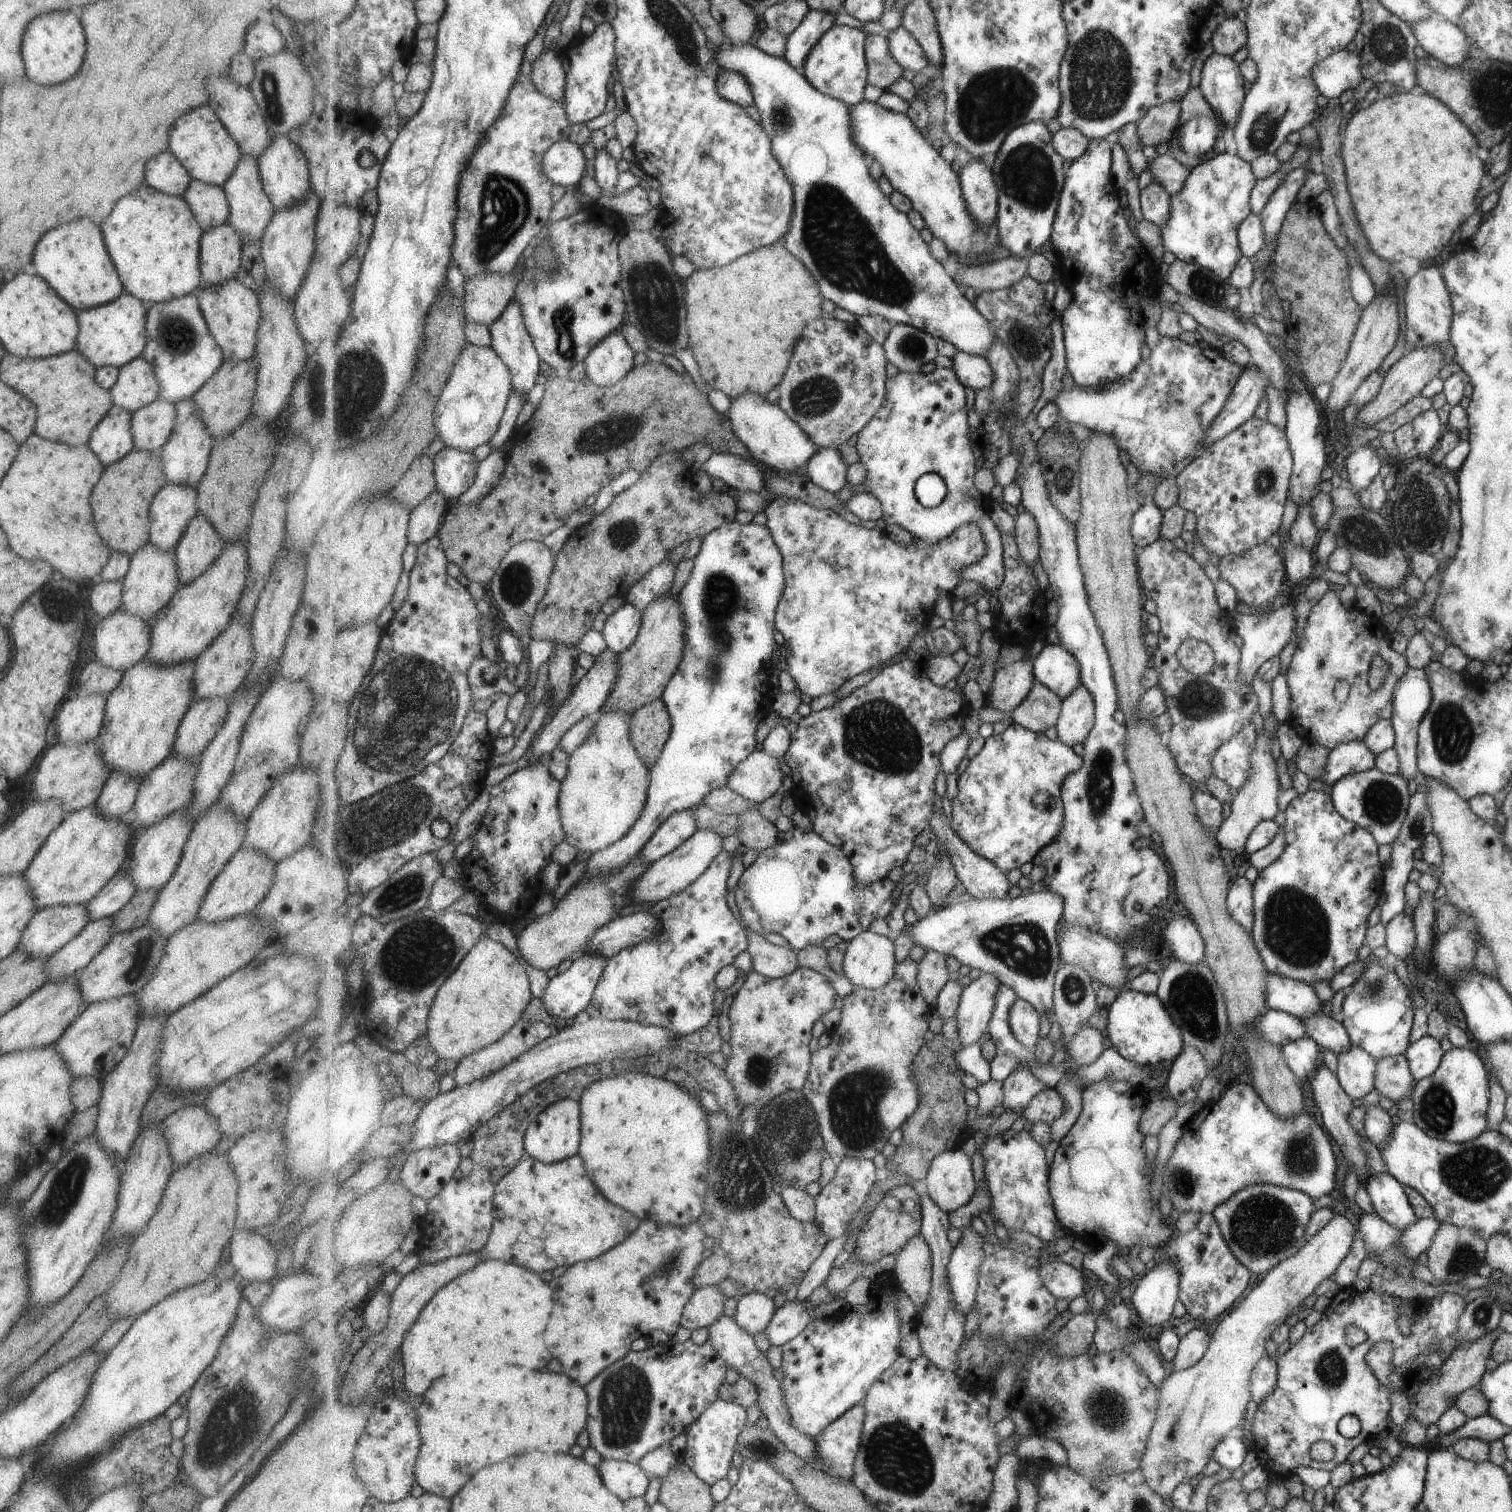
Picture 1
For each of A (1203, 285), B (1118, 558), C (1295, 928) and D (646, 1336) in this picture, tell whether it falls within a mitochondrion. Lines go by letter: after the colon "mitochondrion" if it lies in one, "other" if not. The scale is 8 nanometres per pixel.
A: mitochondrion
B: other
C: mitochondrion
D: other

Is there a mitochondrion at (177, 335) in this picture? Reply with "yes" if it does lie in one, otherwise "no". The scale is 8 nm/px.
yes

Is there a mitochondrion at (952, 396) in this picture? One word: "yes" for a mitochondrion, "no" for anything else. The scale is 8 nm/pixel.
no

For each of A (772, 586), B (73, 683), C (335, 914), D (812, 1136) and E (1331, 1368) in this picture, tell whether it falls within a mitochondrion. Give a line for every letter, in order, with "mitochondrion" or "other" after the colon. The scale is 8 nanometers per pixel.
A: other
B: other
C: other
D: mitochondrion
E: mitochondrion

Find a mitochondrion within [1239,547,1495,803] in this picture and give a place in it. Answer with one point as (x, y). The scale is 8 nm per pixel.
(1452, 731)

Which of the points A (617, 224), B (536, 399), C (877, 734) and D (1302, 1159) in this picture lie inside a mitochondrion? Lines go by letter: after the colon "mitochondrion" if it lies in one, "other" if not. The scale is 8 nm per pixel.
A: other
B: other
C: mitochondrion
D: mitochondrion

